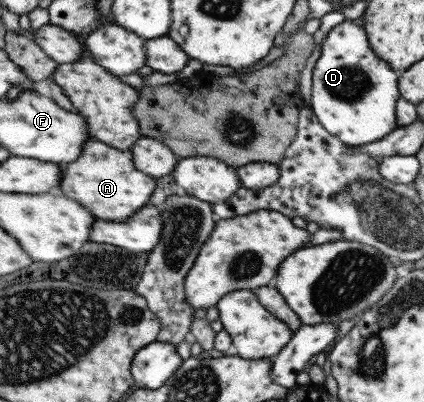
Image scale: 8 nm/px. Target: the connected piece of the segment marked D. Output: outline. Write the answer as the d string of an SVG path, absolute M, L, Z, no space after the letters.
M341 20L329 30L320 44L319 57L311 70L311 99L307 105L327 133L341 141L343 145L363 146L388 136L396 129L395 103L400 97L397 88L398 72L394 71L369 48L366 32L356 21Z

